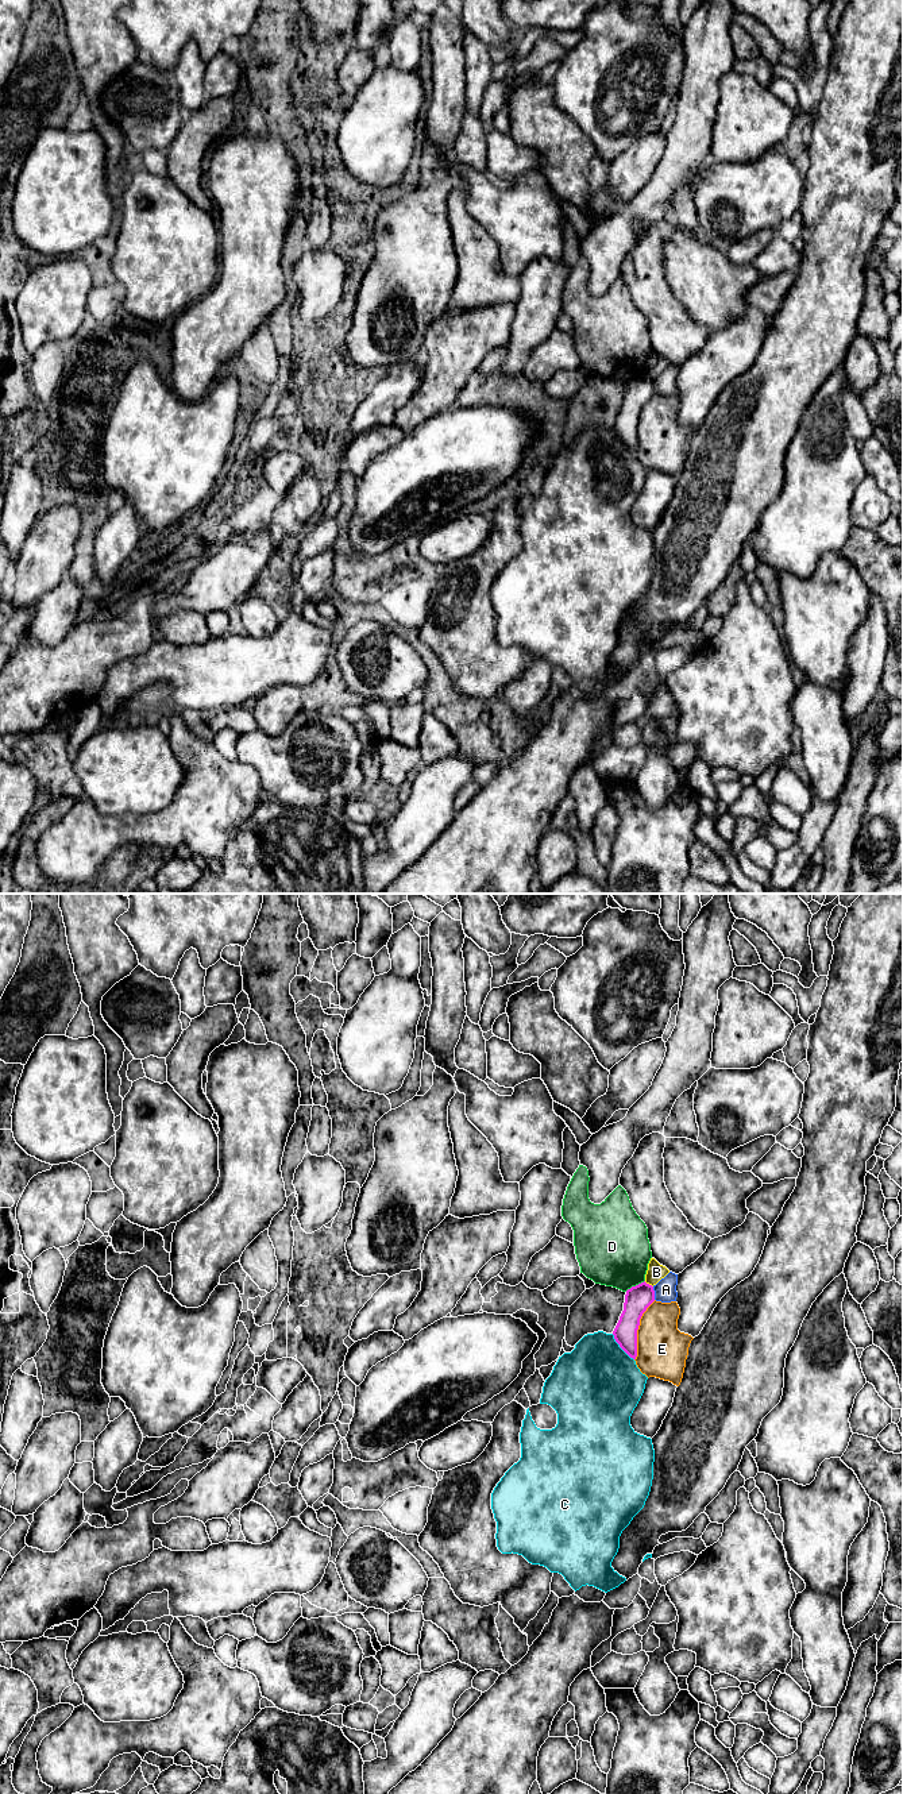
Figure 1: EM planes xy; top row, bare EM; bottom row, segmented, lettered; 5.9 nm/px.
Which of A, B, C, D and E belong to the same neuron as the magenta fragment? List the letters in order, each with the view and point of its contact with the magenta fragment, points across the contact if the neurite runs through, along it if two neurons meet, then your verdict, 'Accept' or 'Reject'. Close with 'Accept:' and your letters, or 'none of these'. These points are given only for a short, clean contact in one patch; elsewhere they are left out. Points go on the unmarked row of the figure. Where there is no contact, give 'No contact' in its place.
A: Touches magenta at xy (653, 386). Reject
B: Touches magenta at xy (648, 377). Boundary: xy (644, 374), (652, 379). Reject
C: Touches magenta at xy (621, 440). Reject
D: Touches magenta at xy (636, 378). Boundary: xy (644, 373), (625, 384). Reject
E: Touches magenta at xy (637, 421). Reject
Accept: none of these

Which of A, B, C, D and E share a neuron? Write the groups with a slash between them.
A / B / C / D / E

